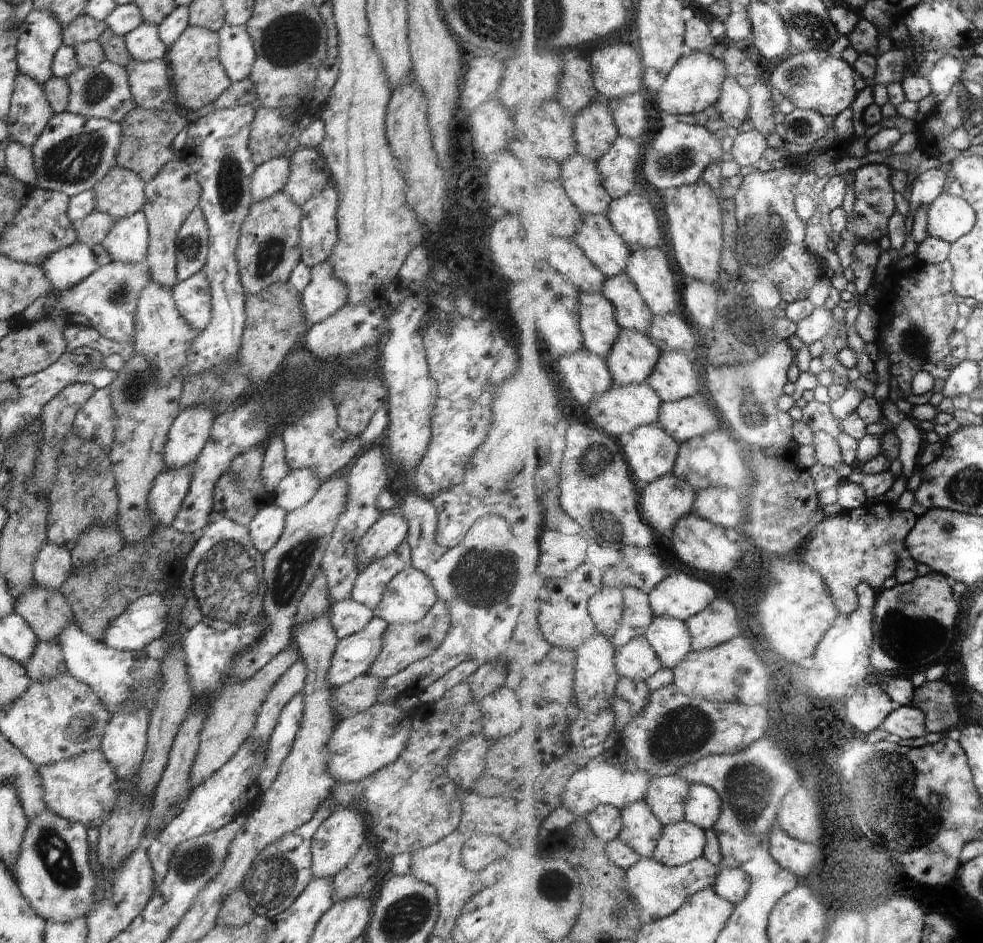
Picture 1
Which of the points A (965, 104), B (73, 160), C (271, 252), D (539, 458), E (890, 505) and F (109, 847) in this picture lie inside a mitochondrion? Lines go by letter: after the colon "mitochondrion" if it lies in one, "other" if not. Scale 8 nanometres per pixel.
A: mitochondrion
B: mitochondrion
C: mitochondrion
D: other
E: other
F: other

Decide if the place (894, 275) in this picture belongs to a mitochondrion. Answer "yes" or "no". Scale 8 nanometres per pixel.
no

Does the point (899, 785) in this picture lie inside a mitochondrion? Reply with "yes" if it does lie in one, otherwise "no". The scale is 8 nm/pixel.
yes

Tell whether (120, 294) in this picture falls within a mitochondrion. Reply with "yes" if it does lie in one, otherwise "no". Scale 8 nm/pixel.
yes

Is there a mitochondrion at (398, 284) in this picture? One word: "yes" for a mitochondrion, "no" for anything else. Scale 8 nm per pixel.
no

